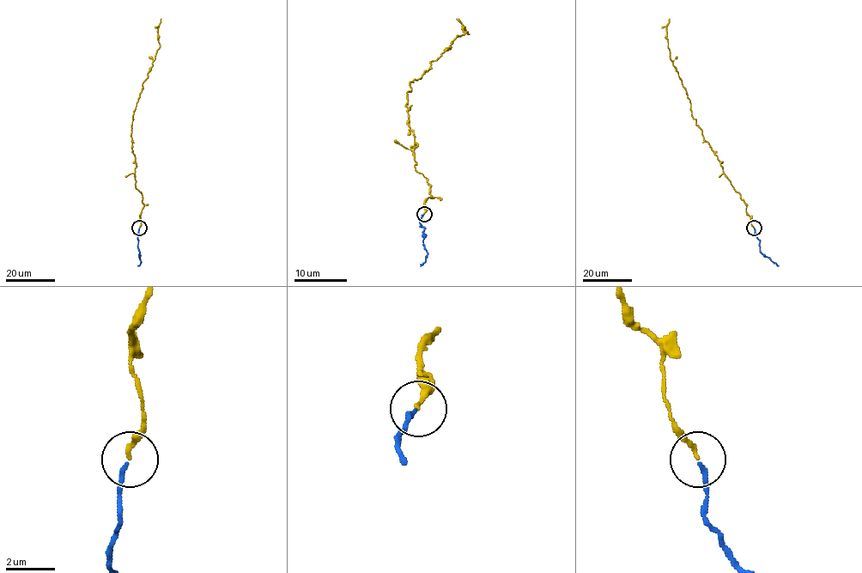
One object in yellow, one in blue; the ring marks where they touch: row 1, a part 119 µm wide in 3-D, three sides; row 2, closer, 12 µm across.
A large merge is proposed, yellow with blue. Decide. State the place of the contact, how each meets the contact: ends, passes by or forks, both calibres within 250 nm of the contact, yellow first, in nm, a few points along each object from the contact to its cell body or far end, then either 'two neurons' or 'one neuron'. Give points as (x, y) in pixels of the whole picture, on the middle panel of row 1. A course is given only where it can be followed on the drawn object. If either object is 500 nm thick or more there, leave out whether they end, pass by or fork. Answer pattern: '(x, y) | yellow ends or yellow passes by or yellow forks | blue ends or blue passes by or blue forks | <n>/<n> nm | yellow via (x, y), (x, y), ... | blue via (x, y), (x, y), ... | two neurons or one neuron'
(424, 214) | yellow ends | blue ends | 150/170 nm | yellow via (423, 215), (425, 201), (433, 198), (432, 185), (415, 167), (409, 83), (467, 32), (463, 28), (470, 34) | blue via (423, 215), (420, 218), (420, 226), (422, 226), (423, 248), (427, 258), (420, 265) | one neuron

